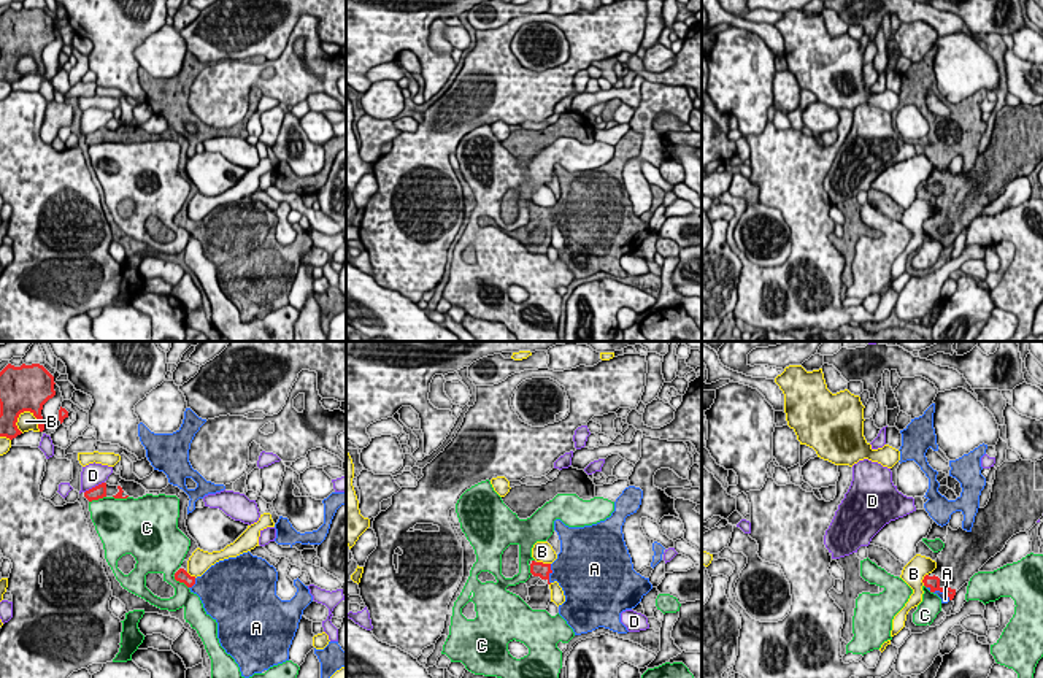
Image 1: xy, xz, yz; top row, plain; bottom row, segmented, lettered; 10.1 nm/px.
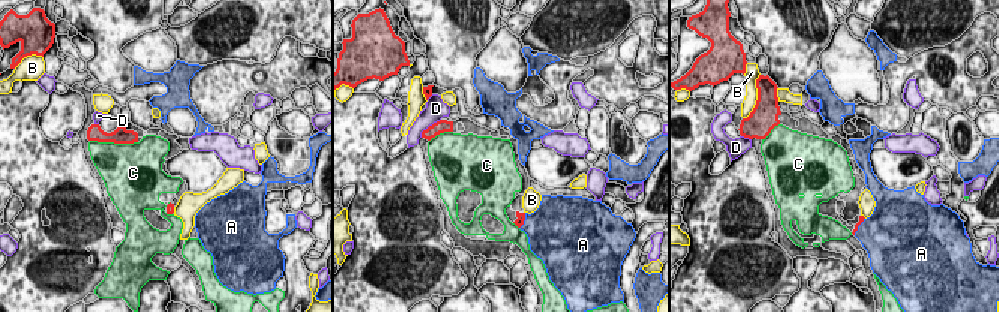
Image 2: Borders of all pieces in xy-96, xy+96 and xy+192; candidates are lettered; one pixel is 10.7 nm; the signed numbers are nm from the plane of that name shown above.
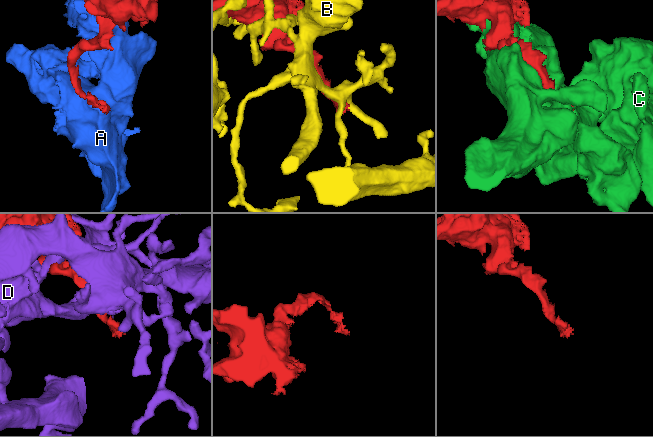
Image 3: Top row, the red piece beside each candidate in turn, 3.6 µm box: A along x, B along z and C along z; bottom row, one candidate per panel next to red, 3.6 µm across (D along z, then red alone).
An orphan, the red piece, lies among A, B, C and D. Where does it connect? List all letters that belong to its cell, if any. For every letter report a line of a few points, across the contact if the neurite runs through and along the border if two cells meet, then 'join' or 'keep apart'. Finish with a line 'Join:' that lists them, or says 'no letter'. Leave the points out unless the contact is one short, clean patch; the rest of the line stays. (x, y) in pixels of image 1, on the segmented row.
A: line xz (537, 569), (551, 572), (575, 569); join
B: keep apart
C: keep apart
D: keep apart
Join: A

